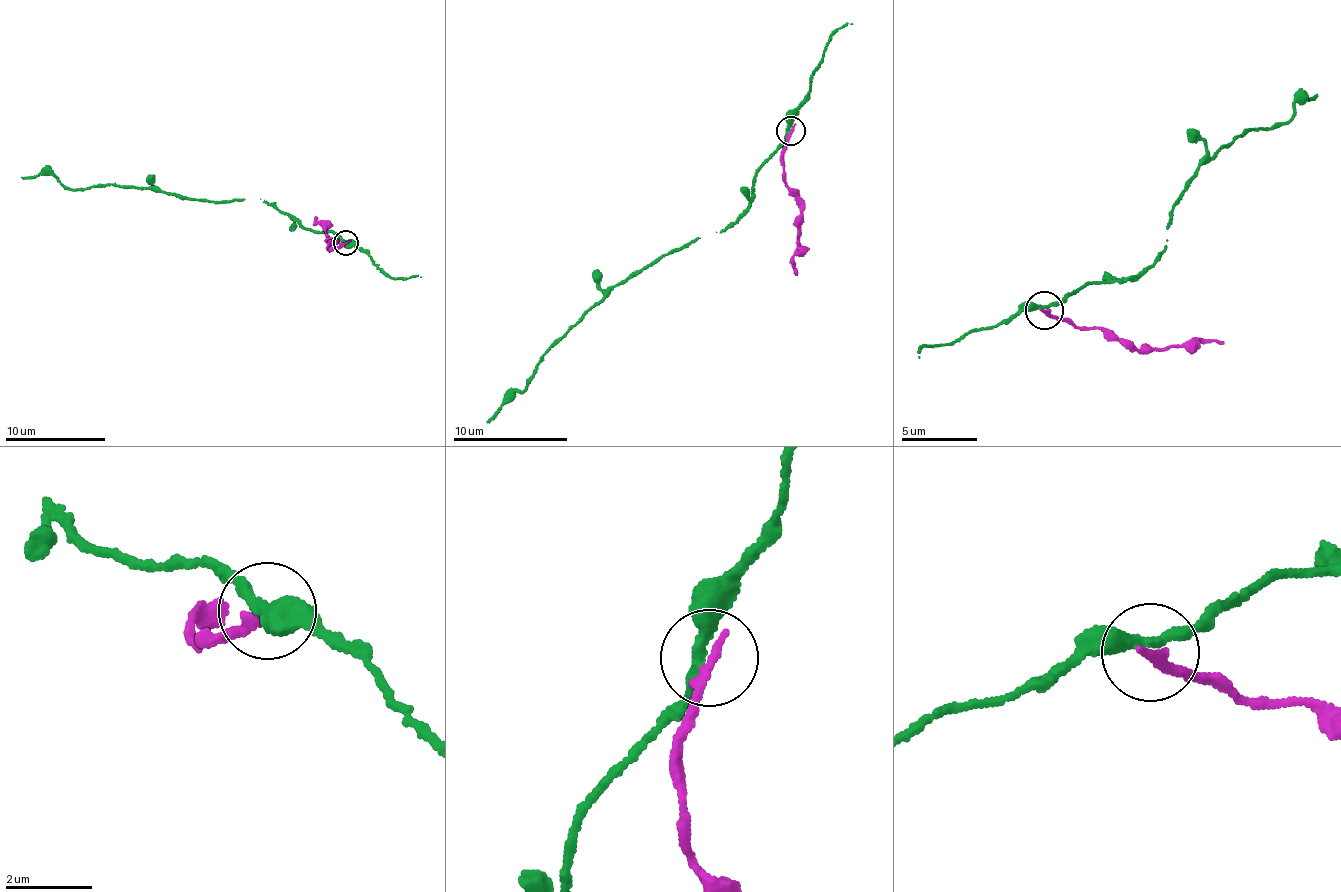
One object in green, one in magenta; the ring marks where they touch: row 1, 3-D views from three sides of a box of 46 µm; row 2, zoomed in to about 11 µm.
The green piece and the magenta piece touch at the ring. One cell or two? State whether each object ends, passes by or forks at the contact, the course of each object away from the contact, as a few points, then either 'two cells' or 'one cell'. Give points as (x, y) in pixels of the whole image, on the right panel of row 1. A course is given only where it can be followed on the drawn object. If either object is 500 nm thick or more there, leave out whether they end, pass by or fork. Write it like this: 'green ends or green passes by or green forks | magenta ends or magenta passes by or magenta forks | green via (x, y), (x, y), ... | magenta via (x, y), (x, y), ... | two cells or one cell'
green passes by | magenta ends | green via (1043, 309), (1136, 277), (1192, 172), (1316, 97) | magenta via (1043, 309), (1081, 329), (1108, 328), (1137, 349), (1202, 342), (1225, 345) | two cells

